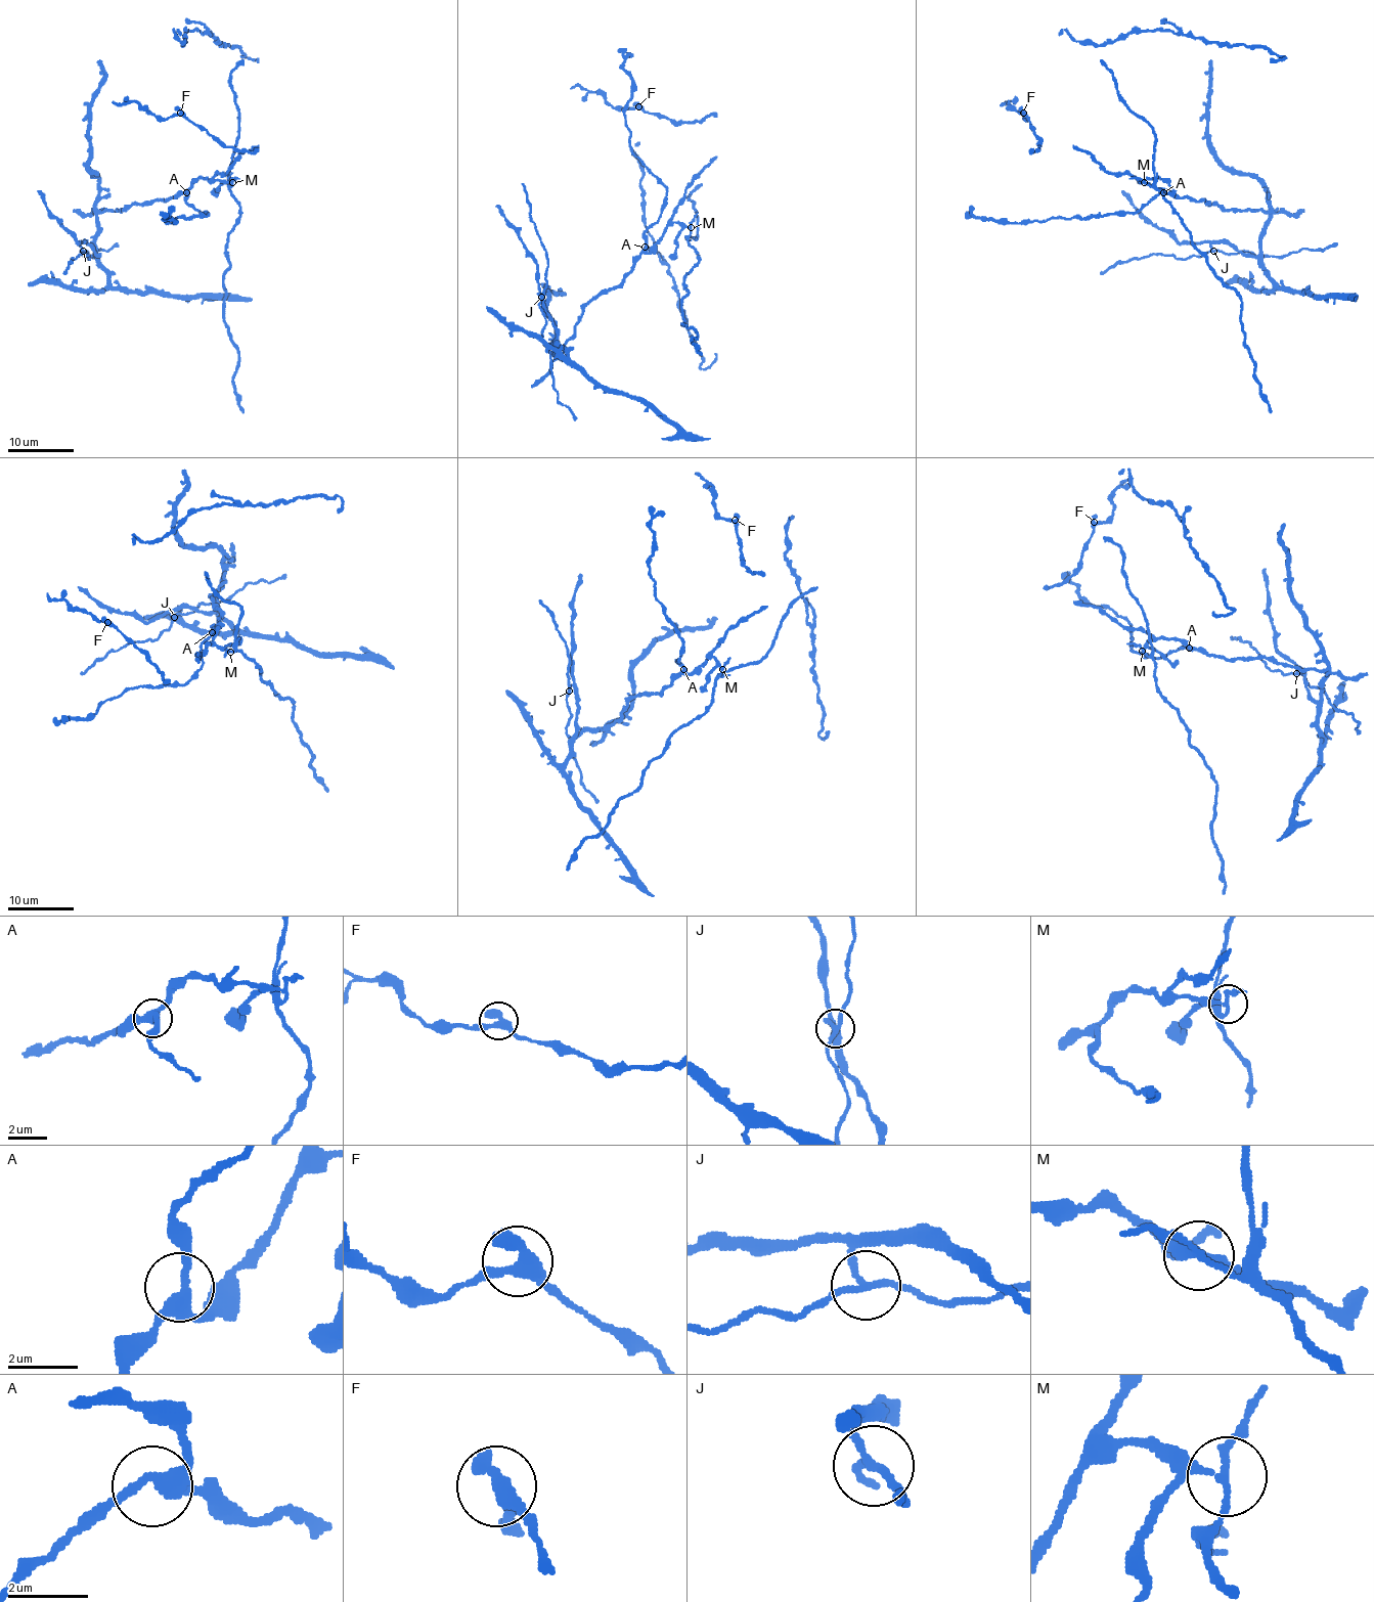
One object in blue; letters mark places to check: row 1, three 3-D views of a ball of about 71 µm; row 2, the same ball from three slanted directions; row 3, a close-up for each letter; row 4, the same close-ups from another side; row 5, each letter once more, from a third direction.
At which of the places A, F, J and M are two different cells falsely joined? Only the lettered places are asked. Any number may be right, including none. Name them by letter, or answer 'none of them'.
J, M

